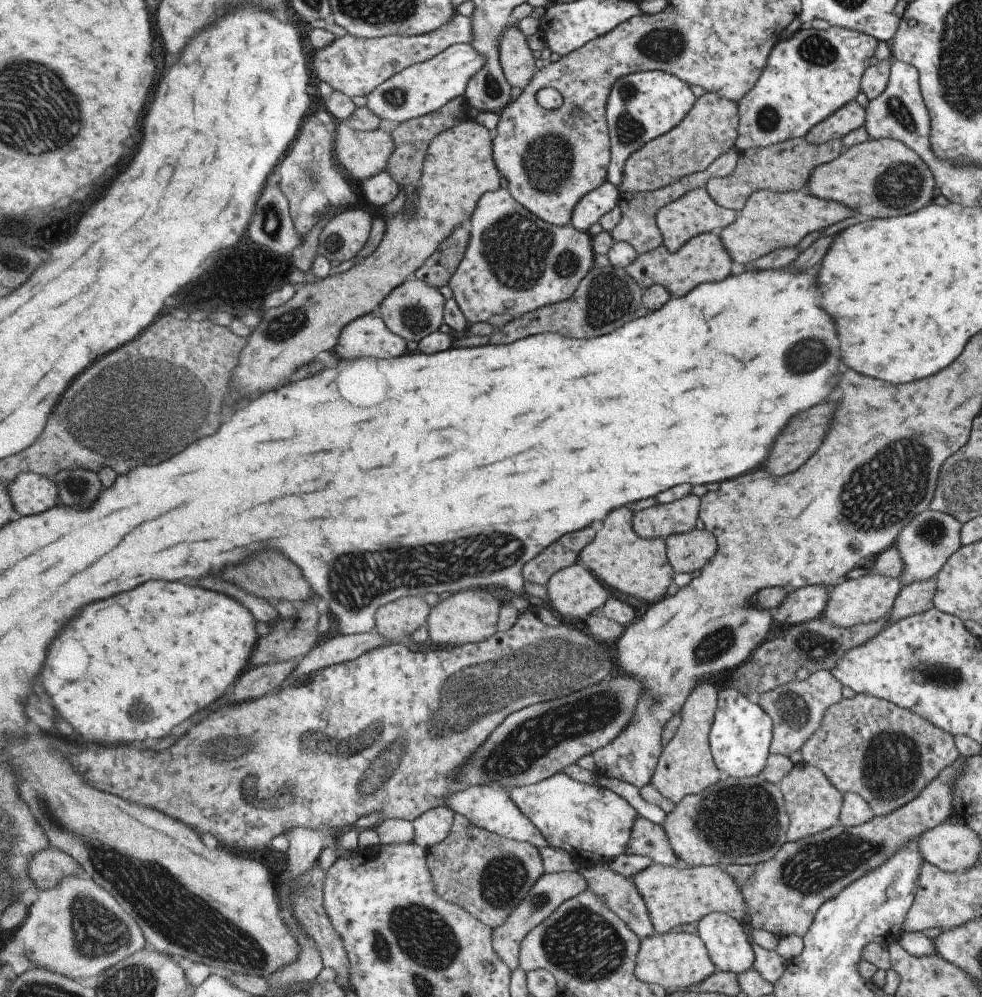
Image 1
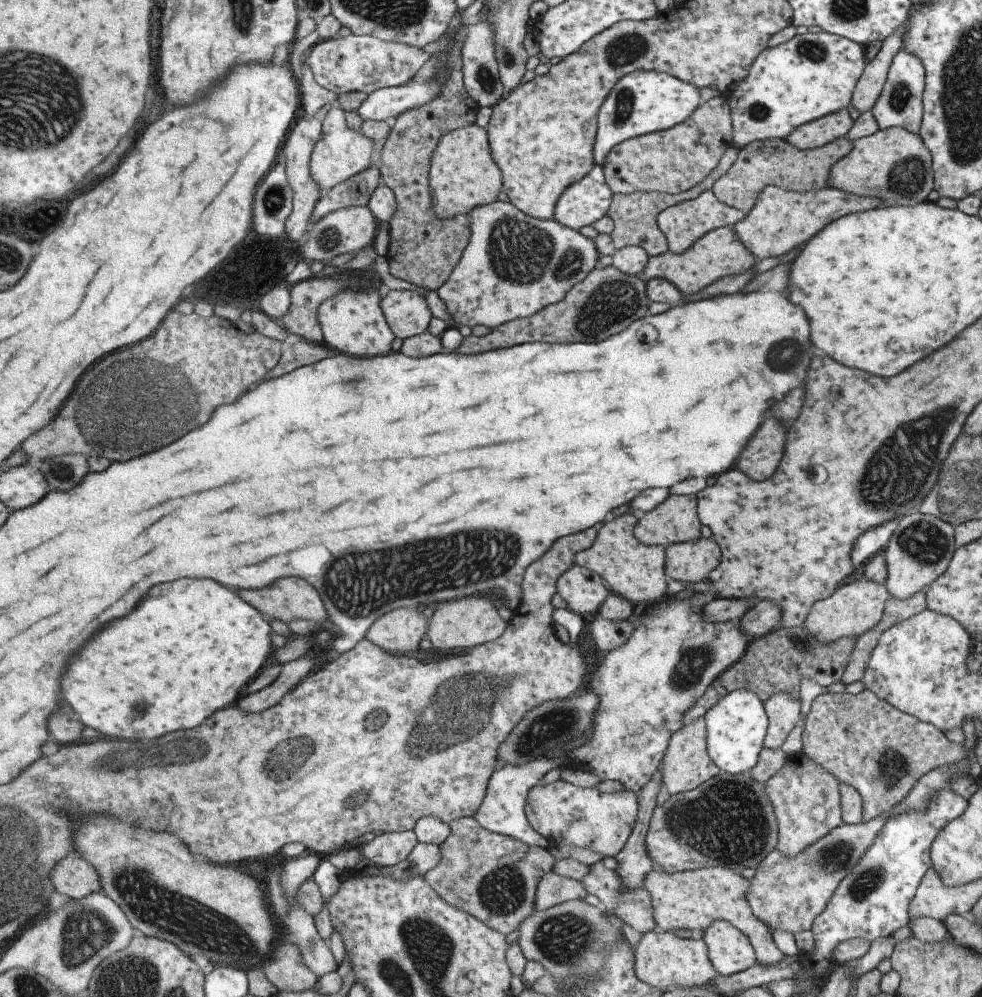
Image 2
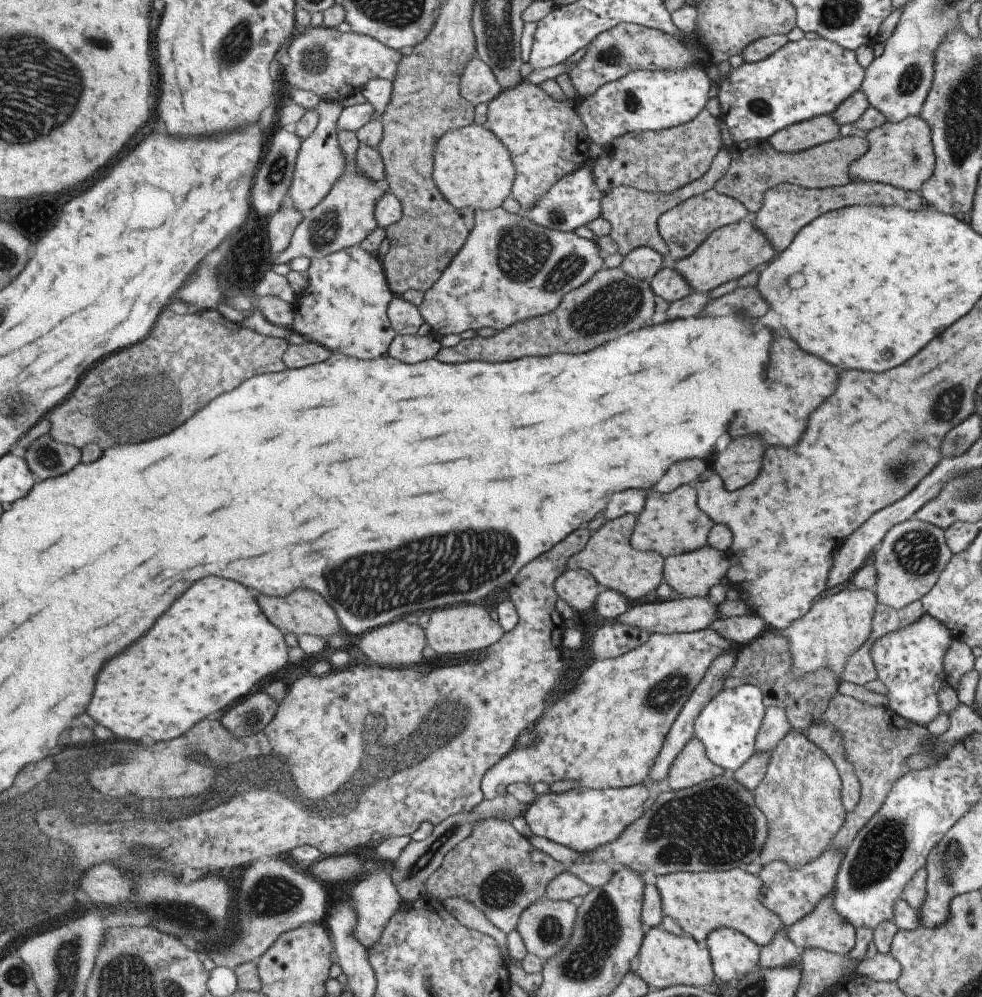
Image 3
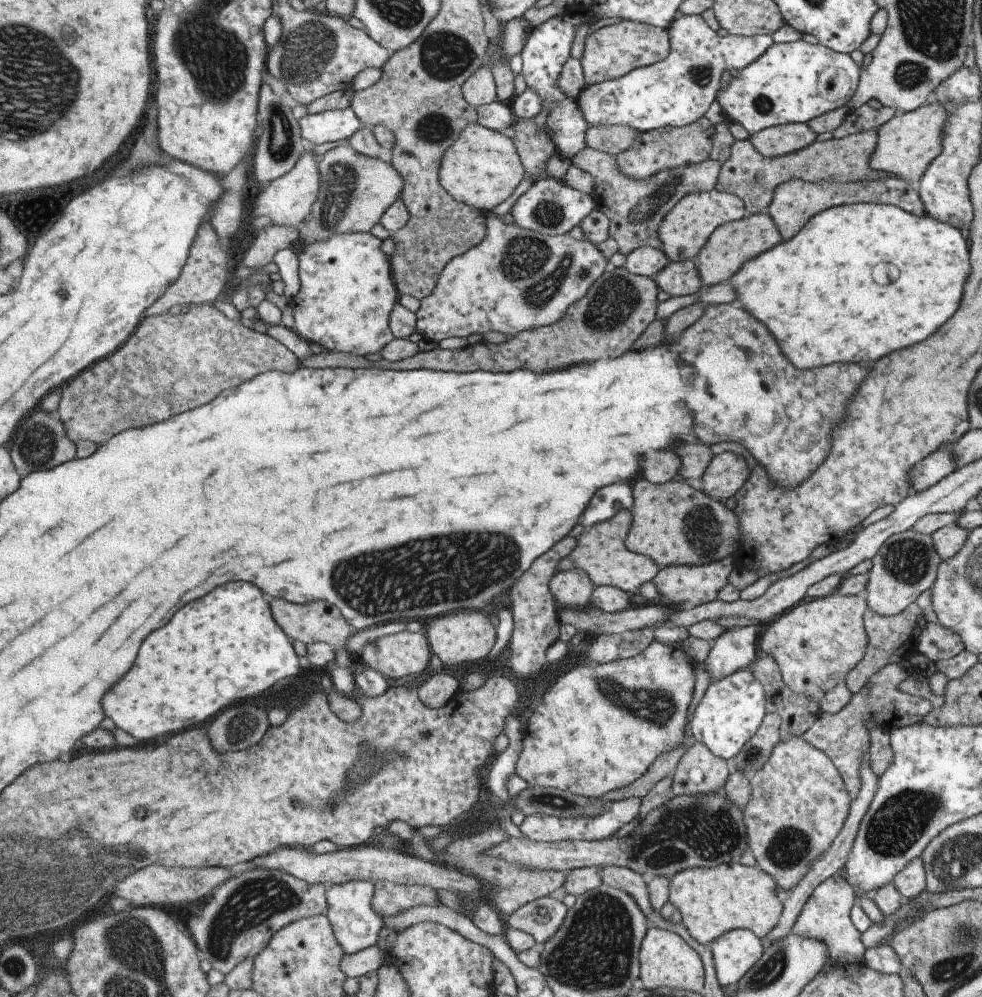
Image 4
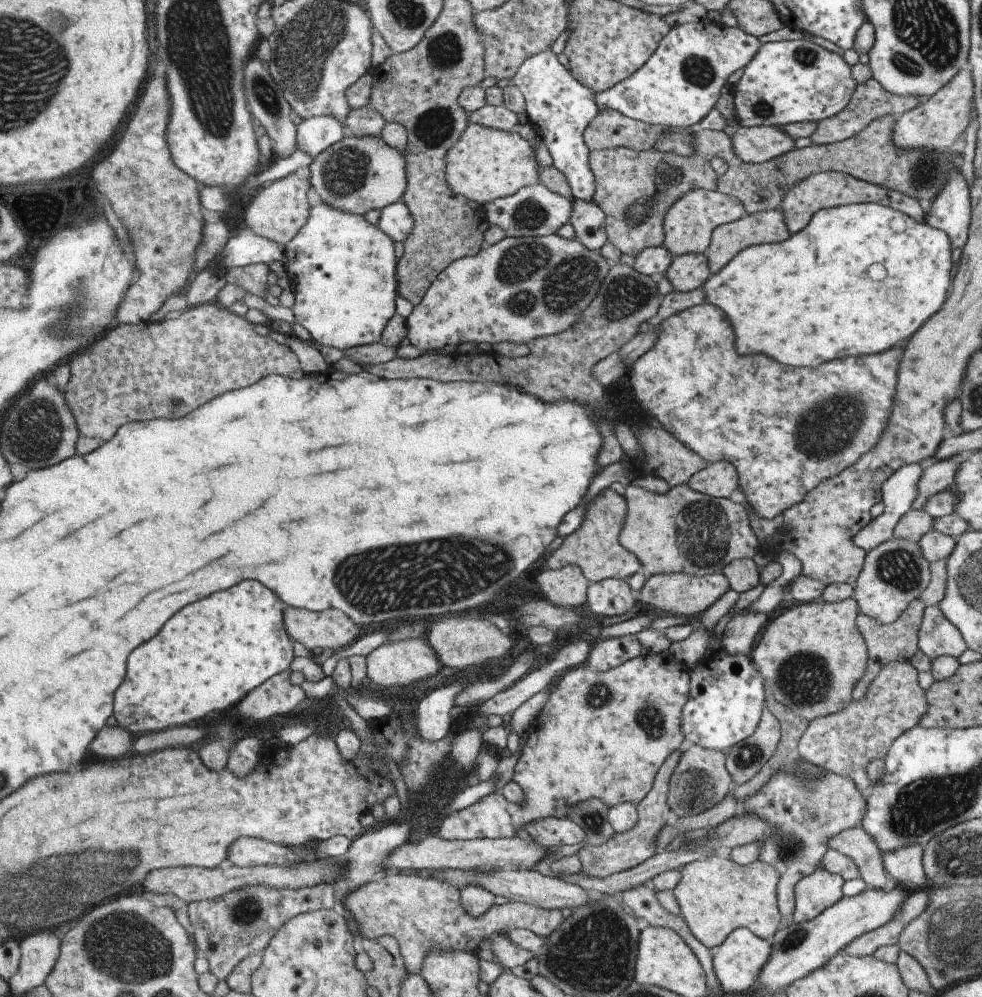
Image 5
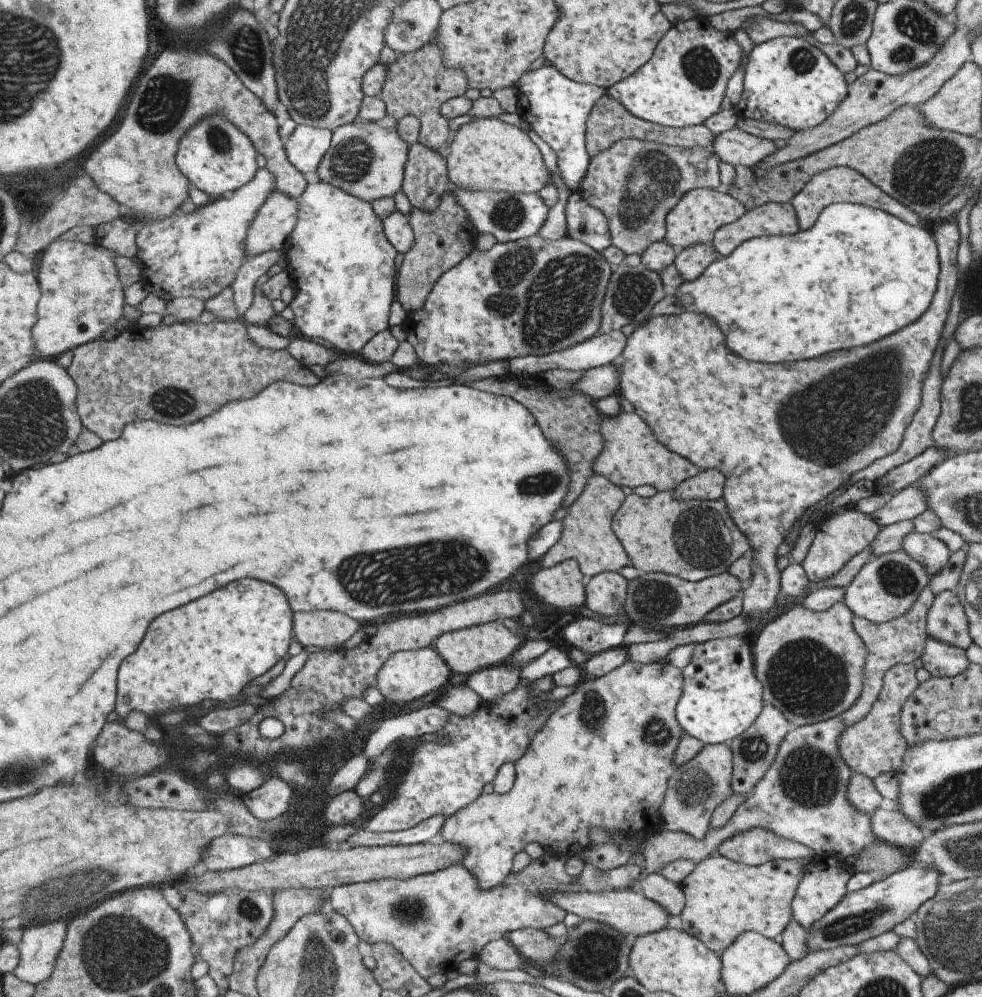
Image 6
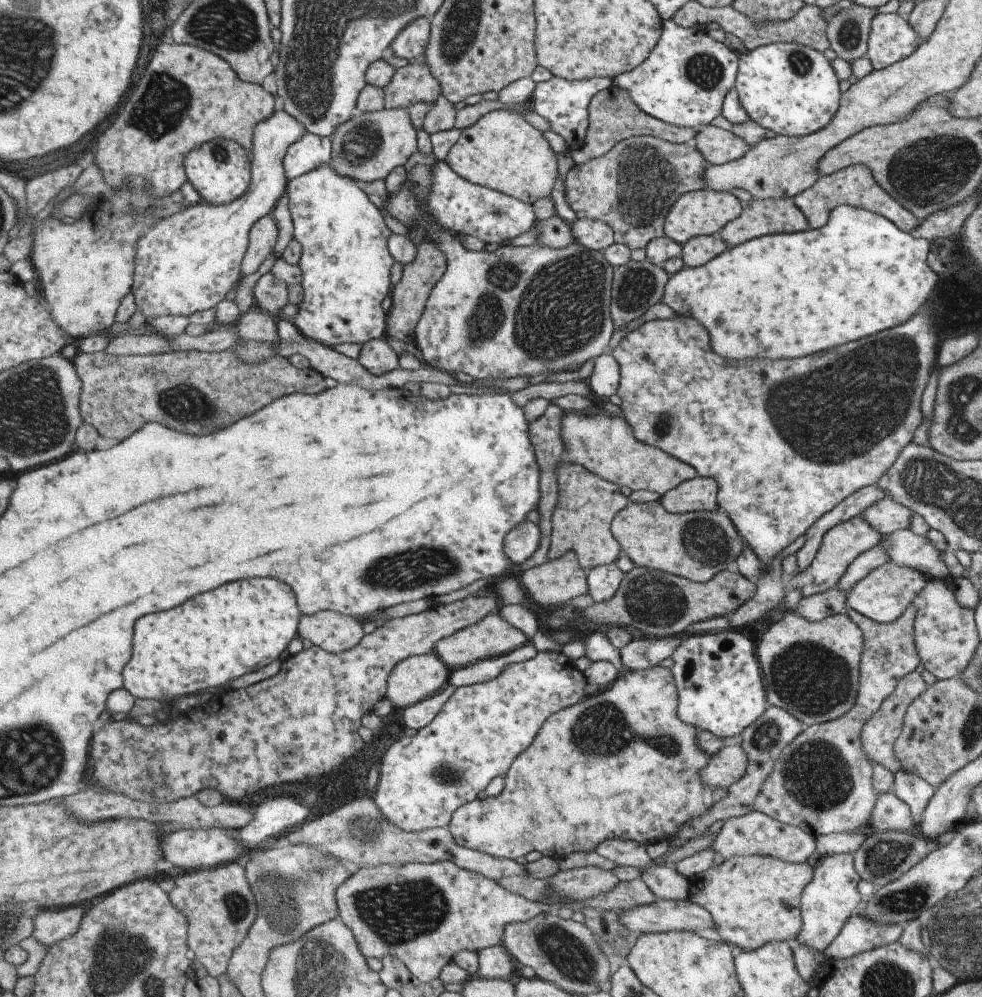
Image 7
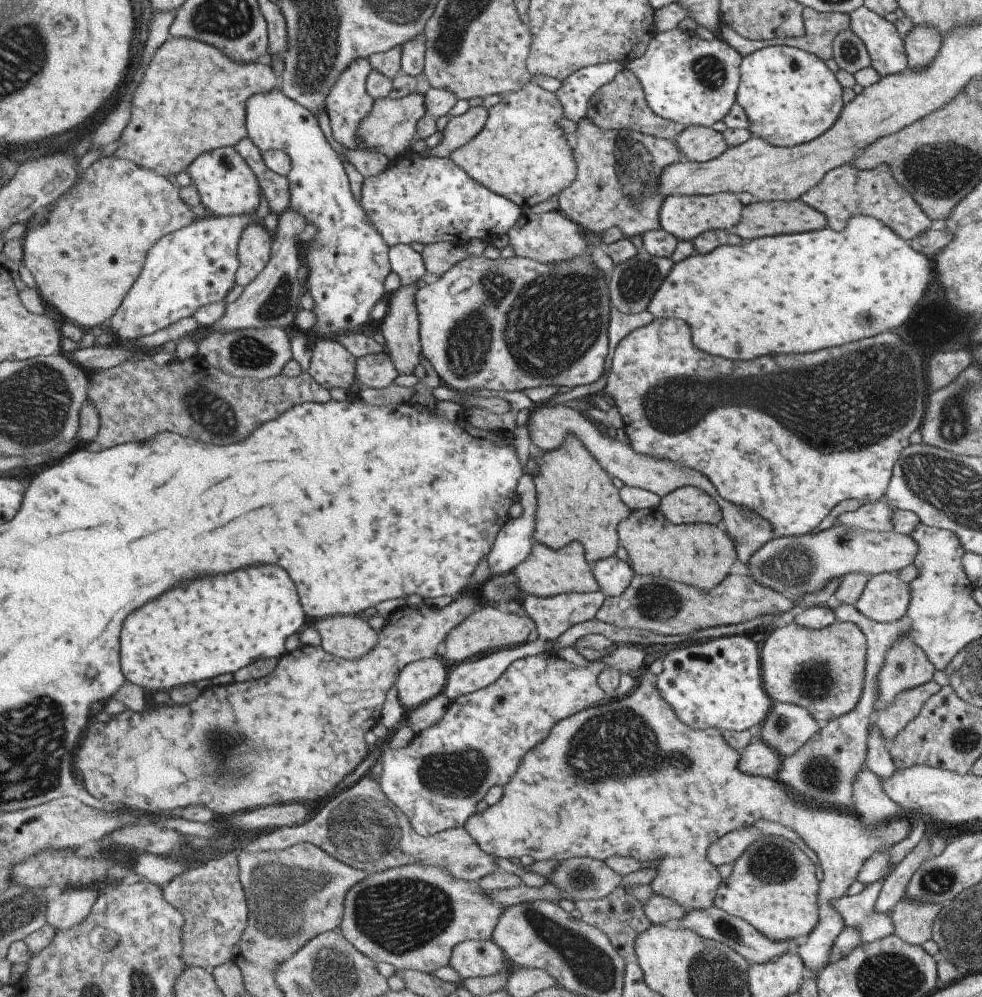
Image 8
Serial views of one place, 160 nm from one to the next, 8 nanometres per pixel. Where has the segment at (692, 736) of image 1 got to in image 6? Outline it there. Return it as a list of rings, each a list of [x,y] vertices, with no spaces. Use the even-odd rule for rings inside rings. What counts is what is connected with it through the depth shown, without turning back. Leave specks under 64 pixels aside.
[[[703,745],[692,759],[679,765],[668,778],[666,801],[660,806],[663,827],[688,833],[695,840],[703,841],[714,808],[731,795],[731,777],[732,754],[729,745]]]

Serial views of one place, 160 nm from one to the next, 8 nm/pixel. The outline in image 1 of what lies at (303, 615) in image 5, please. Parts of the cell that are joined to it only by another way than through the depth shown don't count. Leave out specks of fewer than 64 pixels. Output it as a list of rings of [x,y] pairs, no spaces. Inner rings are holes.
[[[263,552],[259,556],[255,556],[253,560],[249,560],[247,564],[239,566],[239,568],[229,568],[225,570],[225,580],[233,580],[233,584],[245,588],[247,592],[253,592],[255,596],[265,598],[271,605],[277,605],[281,600],[289,600],[293,604],[302,604],[303,600],[311,600],[315,594],[309,586],[309,582],[305,580],[303,572],[299,566],[295,566],[289,558],[285,558],[279,552]]]

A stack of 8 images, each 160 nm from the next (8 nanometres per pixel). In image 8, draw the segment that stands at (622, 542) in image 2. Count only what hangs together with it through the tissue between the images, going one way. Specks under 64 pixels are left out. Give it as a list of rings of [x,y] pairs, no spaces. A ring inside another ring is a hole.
[[[573,433],[566,436],[565,442],[555,450],[537,454],[538,475],[534,476],[538,505],[534,540],[538,540],[555,550],[565,548],[573,541],[579,541],[586,547],[586,556],[590,563],[596,563],[613,556],[617,548],[617,525],[629,516],[629,507],[617,496],[617,488],[611,484],[611,478],[605,474],[600,460]]]

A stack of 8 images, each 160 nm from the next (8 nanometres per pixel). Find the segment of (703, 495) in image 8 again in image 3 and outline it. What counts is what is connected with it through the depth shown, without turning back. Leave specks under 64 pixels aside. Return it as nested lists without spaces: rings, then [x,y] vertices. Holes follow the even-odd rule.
[[[737,437],[722,452],[715,452],[708,466],[719,475],[724,489],[734,491],[755,478],[764,450],[758,437]]]

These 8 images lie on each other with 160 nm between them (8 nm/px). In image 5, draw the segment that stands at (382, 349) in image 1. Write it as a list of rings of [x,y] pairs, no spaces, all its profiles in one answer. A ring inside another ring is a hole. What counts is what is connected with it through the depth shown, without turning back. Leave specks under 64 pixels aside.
[[[319,200],[311,211],[308,223],[286,246],[282,260],[295,293],[296,303],[292,309],[296,322],[309,332],[317,346],[347,350],[379,343],[384,330],[397,314],[395,302],[400,296],[395,241],[379,225],[371,224],[364,215],[342,211],[323,200]]]

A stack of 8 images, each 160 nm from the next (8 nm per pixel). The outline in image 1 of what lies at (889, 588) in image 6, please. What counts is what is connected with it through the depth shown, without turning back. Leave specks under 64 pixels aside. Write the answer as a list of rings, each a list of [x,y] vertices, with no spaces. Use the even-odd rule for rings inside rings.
[[[926,509],[917,514],[913,520],[909,520],[909,524],[905,524],[905,528],[901,528],[901,532],[897,534],[894,542],[894,546],[903,560],[902,577],[898,579],[901,587],[919,580],[928,580],[937,575],[949,556],[952,556],[953,552],[962,546],[959,540],[961,526],[949,514]]]

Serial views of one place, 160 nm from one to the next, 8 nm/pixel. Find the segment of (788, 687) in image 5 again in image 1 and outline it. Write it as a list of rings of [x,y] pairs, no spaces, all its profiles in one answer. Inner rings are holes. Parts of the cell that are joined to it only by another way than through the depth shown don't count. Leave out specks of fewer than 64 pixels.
[[[862,571],[859,578],[842,579],[836,586],[831,587],[821,618],[829,620],[829,623],[834,623],[838,628],[850,628],[855,624],[877,621],[891,610],[900,590],[901,582],[897,578]]]

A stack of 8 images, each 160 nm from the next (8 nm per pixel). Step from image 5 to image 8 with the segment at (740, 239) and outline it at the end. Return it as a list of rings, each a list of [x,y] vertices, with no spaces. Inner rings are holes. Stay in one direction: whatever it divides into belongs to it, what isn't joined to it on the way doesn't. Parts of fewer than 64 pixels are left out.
[[[799,200],[794,201],[759,201],[744,205],[740,212],[740,219],[732,232],[739,235],[745,242],[757,237],[782,235],[791,233],[808,233],[822,229],[827,219],[818,210],[808,207]]]

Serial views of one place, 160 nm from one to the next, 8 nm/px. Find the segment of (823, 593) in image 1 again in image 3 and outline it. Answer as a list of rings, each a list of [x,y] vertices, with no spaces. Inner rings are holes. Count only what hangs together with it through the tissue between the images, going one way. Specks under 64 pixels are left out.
[[[752,612],[751,615],[744,617],[727,617],[726,619],[719,617],[711,621],[705,629],[712,630],[727,642],[740,647],[758,637],[766,625],[759,615]]]

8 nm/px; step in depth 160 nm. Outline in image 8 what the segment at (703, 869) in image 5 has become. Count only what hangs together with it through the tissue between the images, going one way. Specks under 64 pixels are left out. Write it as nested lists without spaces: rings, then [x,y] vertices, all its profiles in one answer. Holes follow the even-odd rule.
[[[768,836],[753,841],[733,862],[732,873],[721,879],[712,906],[743,919],[767,939],[807,936],[818,921],[818,881],[811,860],[793,842]]]

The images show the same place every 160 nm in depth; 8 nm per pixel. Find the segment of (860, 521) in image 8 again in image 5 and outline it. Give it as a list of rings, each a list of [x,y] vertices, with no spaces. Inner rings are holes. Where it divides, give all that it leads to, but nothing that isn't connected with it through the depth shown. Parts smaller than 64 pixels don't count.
[[[949,458],[931,464],[922,470],[916,484],[917,494],[911,503],[911,509],[921,511],[930,496],[945,491],[954,479],[958,467],[958,458]]]

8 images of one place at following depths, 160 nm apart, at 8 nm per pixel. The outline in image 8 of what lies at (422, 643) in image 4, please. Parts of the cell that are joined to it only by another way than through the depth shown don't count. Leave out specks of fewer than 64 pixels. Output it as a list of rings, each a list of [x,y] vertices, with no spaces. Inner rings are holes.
[[[431,657],[408,664],[396,682],[401,702],[406,708],[414,709],[435,699],[445,690],[449,673],[439,658]]]

